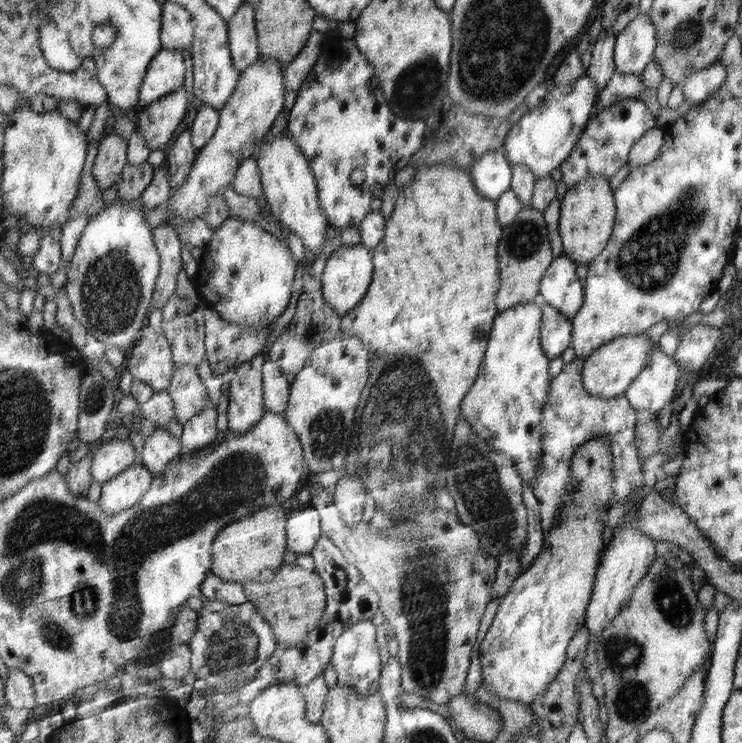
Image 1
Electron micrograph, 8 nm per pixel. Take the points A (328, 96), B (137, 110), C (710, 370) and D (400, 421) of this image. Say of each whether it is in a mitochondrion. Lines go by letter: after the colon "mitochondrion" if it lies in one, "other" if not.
A: other
B: other
C: other
D: mitochondrion

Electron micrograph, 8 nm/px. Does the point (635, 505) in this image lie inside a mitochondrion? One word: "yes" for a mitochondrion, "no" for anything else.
no

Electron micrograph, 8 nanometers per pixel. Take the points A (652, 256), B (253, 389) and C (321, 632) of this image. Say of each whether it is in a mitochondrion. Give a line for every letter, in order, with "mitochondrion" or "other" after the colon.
A: mitochondrion
B: other
C: other

